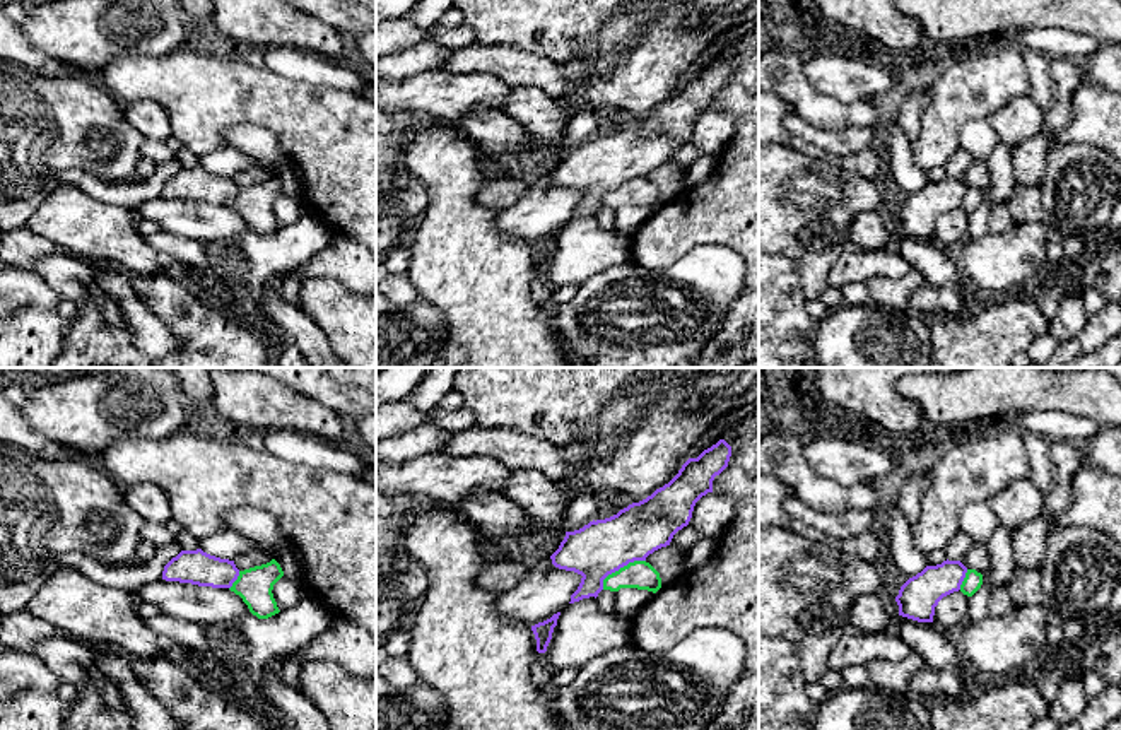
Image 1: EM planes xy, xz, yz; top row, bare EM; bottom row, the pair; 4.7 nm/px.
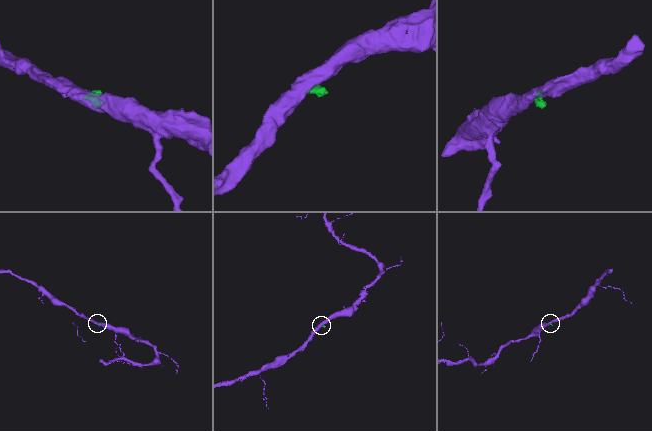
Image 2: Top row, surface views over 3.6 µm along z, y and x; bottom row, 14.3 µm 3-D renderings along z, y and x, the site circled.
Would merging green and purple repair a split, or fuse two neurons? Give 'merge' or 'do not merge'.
do not merge

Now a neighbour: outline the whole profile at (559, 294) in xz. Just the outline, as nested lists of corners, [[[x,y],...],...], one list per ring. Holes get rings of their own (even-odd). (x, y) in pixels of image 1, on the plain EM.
[[[579,284],[554,286],[554,289],[549,296],[549,304],[552,308],[560,306],[560,304],[571,301],[578,291],[579,291]]]

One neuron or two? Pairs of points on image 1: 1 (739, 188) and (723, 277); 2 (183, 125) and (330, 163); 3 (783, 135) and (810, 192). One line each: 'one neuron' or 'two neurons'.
1: two neurons
2: one neuron
3: two neurons

